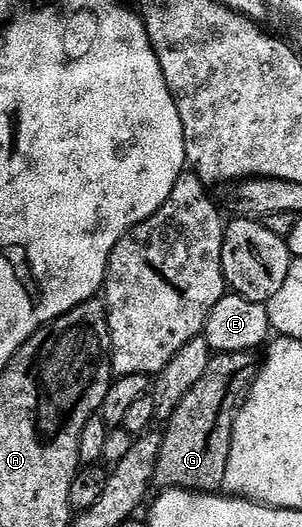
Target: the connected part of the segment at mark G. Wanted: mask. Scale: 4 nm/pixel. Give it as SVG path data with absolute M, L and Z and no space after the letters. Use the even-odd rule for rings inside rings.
M219 352L211 355L208 370L200 382L184 394L180 406L168 418L170 424L164 428L162 449L158 466L154 471L154 484L159 489L189 488L198 492L217 493L222 488L226 473L226 453L230 451L229 439L214 440L214 431L222 420L222 407L230 396L234 379L245 368L250 368L256 358L254 352Z

